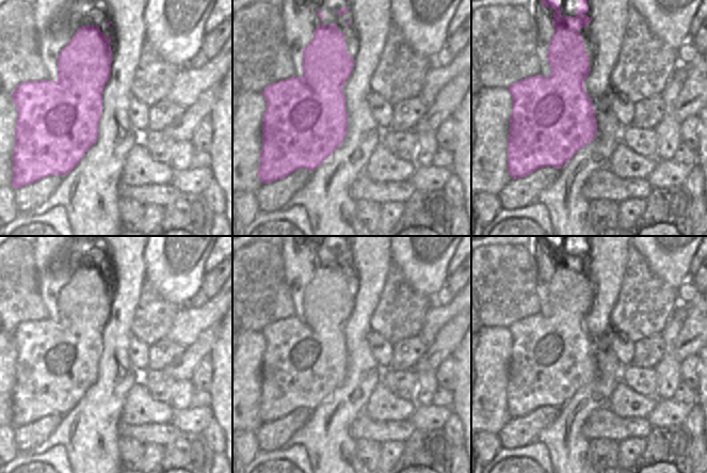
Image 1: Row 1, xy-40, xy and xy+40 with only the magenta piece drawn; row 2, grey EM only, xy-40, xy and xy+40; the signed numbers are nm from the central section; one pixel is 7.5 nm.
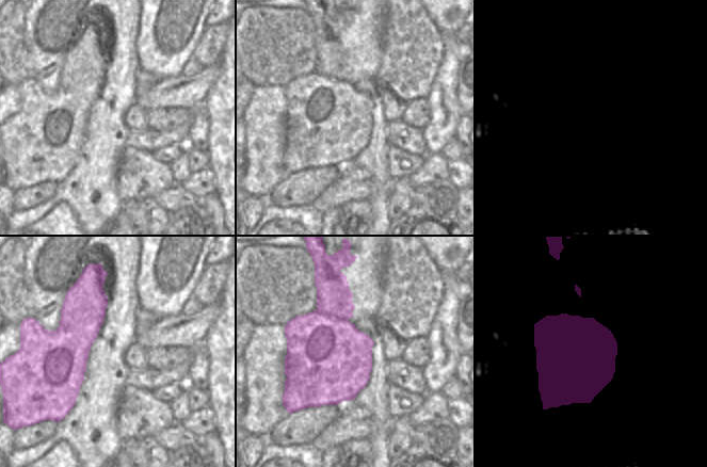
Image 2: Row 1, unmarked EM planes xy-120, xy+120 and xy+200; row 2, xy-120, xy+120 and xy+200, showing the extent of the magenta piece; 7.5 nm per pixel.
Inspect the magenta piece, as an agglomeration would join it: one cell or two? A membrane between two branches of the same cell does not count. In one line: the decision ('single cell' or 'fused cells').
fused cells

